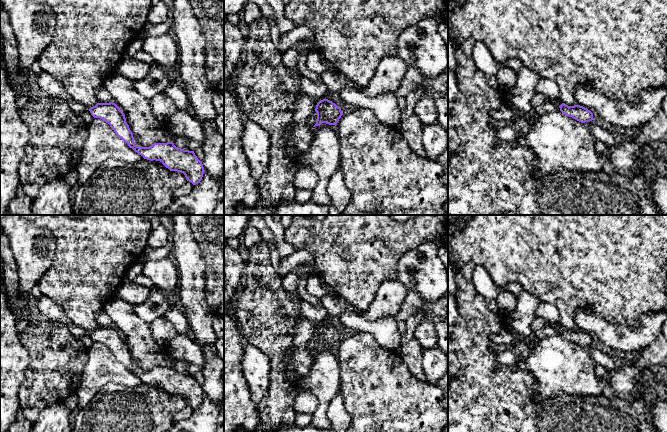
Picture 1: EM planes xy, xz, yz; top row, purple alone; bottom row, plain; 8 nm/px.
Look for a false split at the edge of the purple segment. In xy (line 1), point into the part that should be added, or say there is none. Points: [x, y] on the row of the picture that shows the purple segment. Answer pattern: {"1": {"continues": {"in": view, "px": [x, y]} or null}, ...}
{"1": {"continues": null}}

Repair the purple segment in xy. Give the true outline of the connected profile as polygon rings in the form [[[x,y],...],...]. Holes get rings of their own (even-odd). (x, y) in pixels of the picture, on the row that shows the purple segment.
[[[113,102],[97,103],[89,111],[94,118],[100,118],[108,123],[116,135],[144,159],[160,161],[170,171],[183,173],[187,181],[193,185],[202,180],[205,170],[194,151],[178,148],[172,141],[154,143],[149,147],[136,146],[124,113]]]

